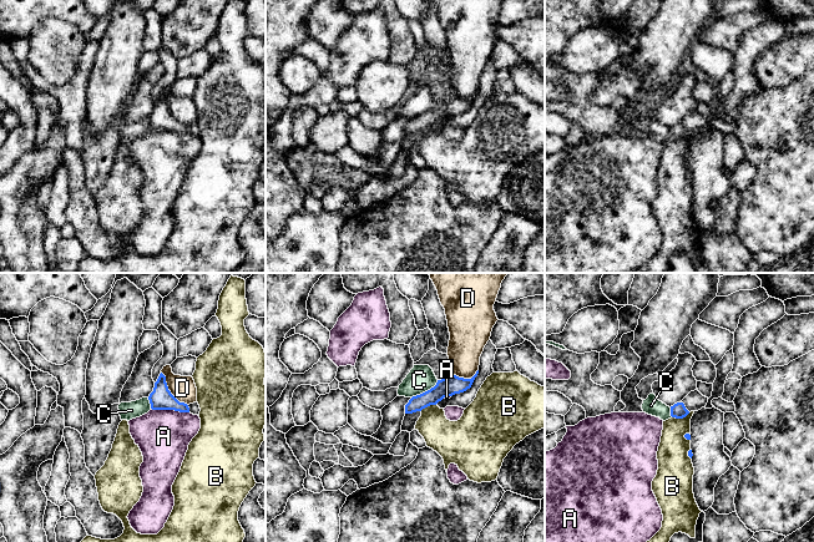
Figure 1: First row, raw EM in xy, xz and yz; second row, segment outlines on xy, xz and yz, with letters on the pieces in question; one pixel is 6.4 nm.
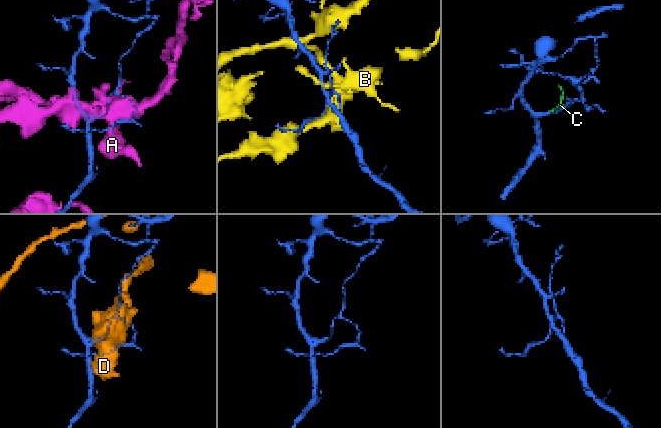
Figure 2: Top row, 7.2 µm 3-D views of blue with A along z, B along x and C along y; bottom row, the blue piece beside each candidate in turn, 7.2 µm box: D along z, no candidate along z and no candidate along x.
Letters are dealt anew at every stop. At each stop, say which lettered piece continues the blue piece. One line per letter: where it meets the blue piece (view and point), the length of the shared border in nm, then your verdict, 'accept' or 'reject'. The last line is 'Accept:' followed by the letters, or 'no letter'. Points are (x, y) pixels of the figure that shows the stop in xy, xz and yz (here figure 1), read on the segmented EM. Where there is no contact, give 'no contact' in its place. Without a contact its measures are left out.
A: meets blue in xy at (170, 409); contact 260 nm long; reject
B: meets blue in yz at (681, 418); contact 120 nm long; reject
C: meets blue in xz at (425, 391); contact 200 nm long; reject
D: meets blue in xy at (168, 390); contact 280 nm long; reject
Accept: no letter

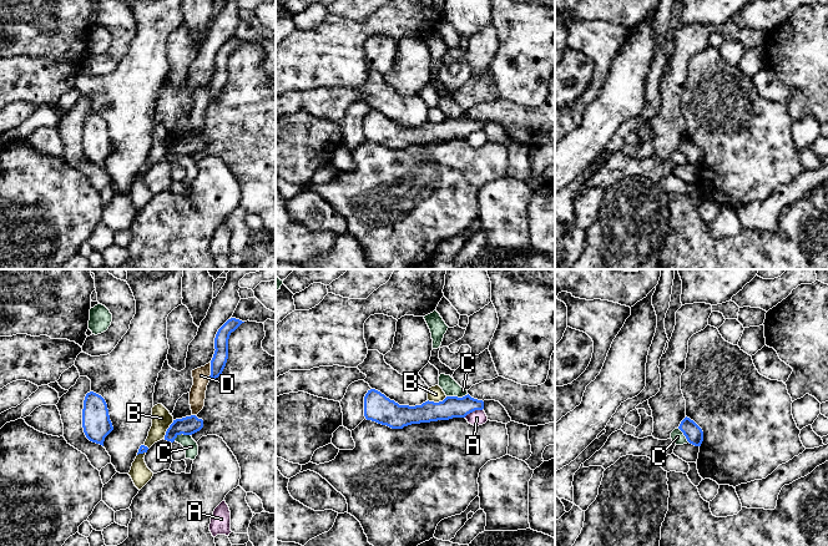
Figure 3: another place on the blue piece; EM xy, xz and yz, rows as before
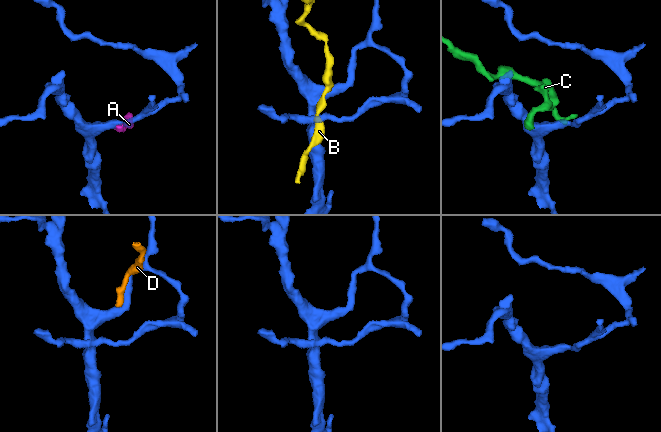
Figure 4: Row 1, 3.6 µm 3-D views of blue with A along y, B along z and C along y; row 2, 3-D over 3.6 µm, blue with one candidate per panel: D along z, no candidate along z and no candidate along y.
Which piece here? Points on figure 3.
A: meets blue in xz at (473, 410); contact 130 nm long; reject
B: meets blue in xz at (437, 403); contact 130 nm long; reject
C: meets blue in xz at (457, 397); contact 140 nm long; reject
D: meets blue in xy at (211, 372); contact 110 nm long; reject
Accept: no letter

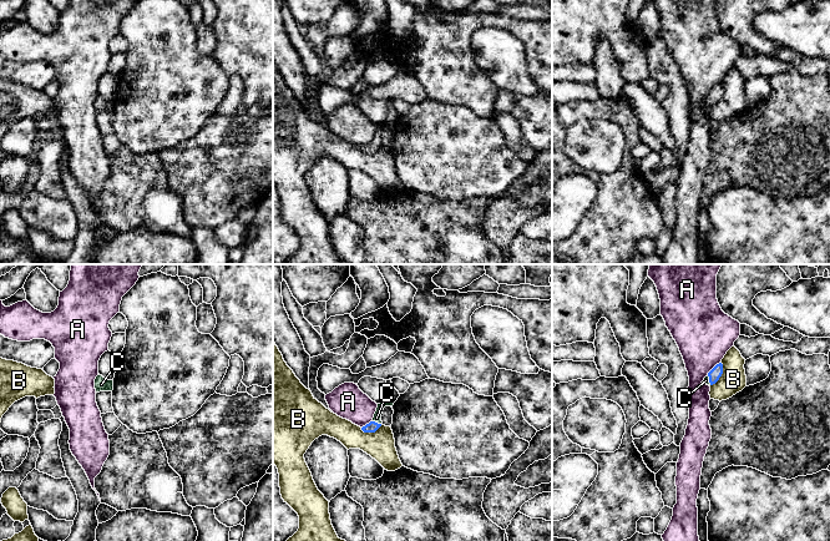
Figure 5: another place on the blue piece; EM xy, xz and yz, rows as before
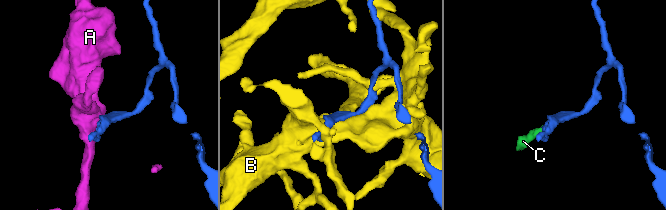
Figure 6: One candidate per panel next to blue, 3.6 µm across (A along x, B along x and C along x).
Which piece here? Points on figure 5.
A: meets blue in yz at (713, 368); contact 120 nm long; reject
B: meets blue in yz at (722, 373); contact 170 nm long; reject
C: meets blue in xz at (376, 423); contact 60 nm long; accept
Accept: C

